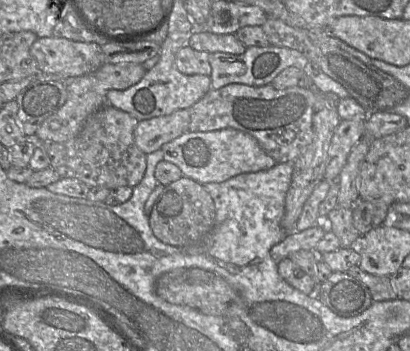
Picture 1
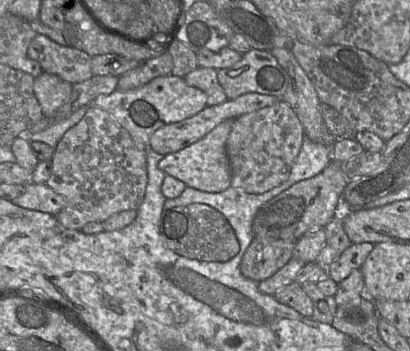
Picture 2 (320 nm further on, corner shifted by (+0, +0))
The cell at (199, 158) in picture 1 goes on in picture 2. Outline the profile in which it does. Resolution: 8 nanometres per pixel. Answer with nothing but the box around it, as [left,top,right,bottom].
[159,119,235,193]

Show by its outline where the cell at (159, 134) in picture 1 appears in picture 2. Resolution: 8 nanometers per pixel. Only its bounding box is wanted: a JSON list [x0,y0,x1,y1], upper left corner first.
[149,92,279,155]

